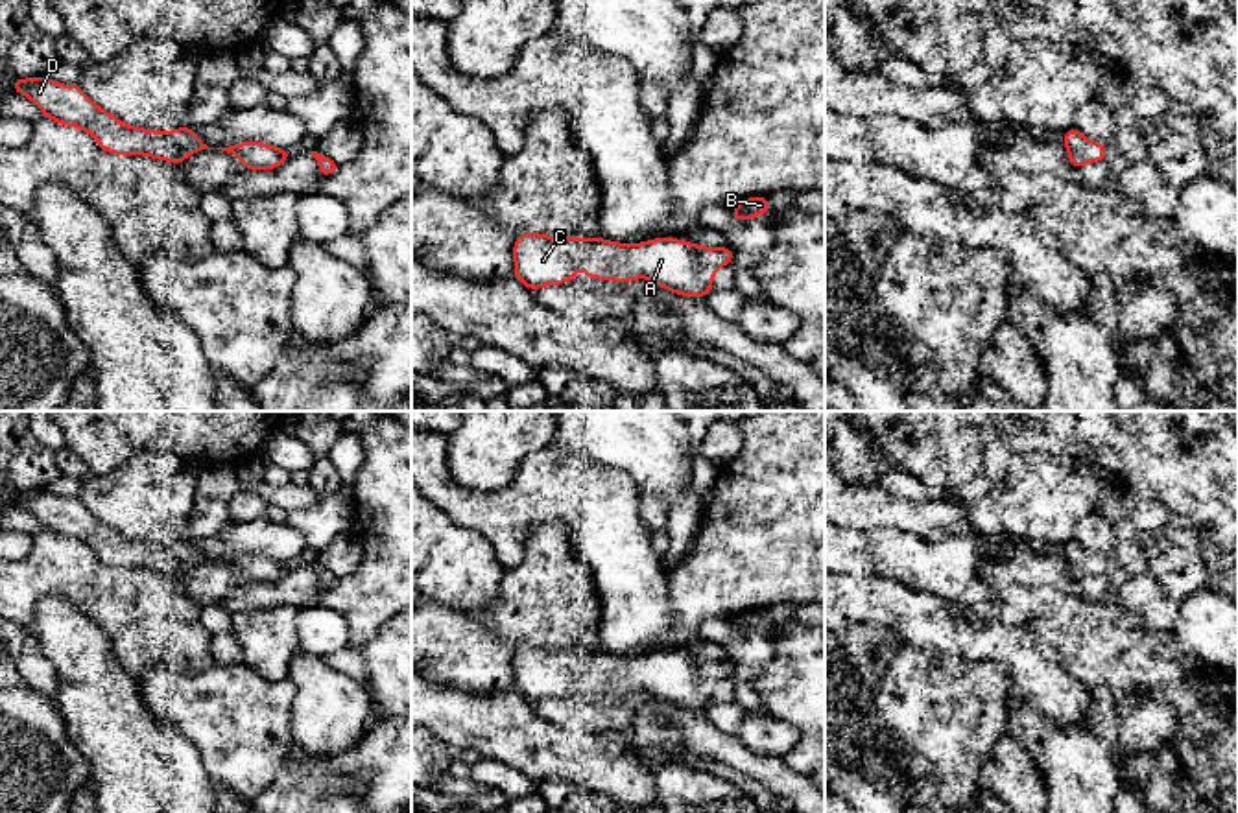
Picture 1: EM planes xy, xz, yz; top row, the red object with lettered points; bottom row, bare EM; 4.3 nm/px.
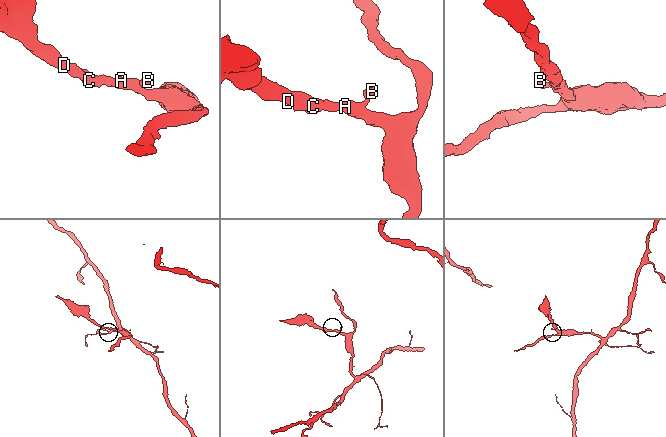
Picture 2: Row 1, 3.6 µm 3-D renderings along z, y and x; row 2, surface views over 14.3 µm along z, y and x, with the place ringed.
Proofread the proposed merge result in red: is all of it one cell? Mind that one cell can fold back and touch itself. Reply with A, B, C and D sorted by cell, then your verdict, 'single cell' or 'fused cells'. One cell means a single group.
groups A B C D; single cell

